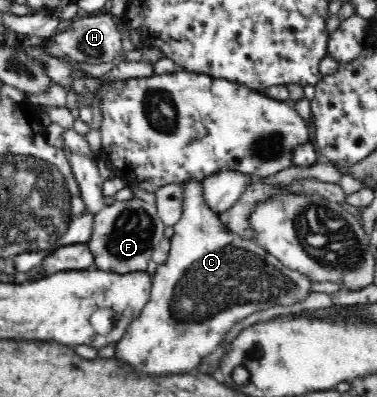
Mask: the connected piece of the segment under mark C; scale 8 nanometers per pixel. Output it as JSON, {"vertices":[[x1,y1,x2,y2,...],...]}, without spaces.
{"vertices":[[187,184,185,185,185,189,187,189,187,208,185,208,183,220,174,227,174,235,170,240,170,255,168,256,168,260,163,266,158,266,152,278,150,298,142,308,141,314,133,320,122,336,122,339,116,343,116,356,120,356,123,360,130,362,134,368,143,369,144,372,156,374,194,372,196,367,201,364,201,360,203,360,207,354,211,354,211,352,221,344,221,341,224,340,225,334,227,334,237,322,241,322,243,318,247,318,247,316,251,316,251,314,255,314,255,312,263,312,263,310,275,308,275,306,293,306,293,304,305,302,305,300,315,292,315,290,313,290,313,282,317,282,317,280,313,278,311,273,301,272,300,269,291,268,288,264,285,264,282,260,273,256,268,250,265,250,255,238,245,238,241,236,234,228,229,227,227,222,222,220,219,215,209,210,208,206,206,206,203,201,202,184]]}

